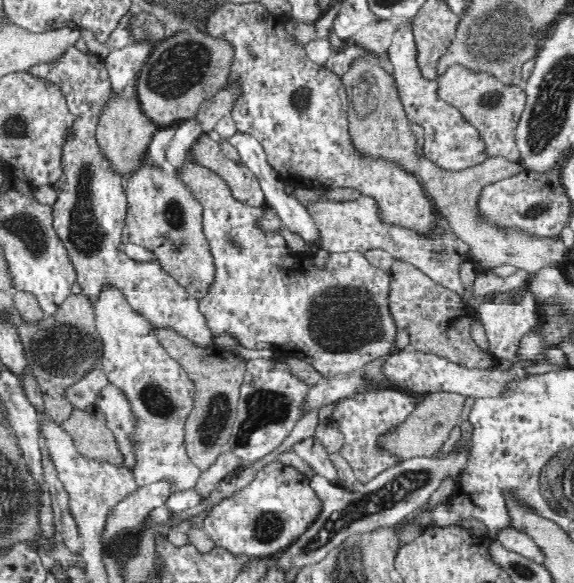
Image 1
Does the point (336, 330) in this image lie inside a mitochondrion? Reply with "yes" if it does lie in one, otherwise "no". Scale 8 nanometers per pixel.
yes

